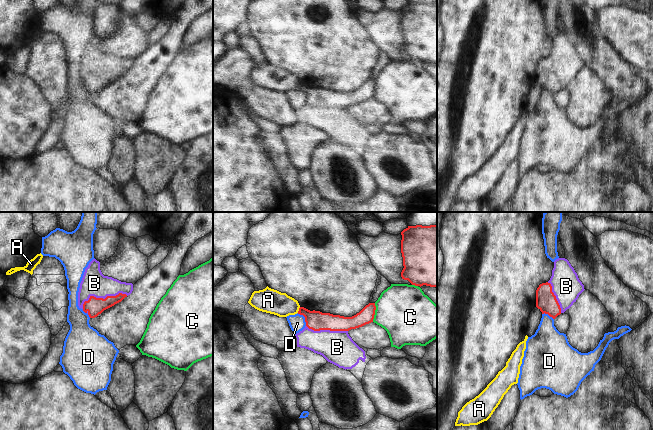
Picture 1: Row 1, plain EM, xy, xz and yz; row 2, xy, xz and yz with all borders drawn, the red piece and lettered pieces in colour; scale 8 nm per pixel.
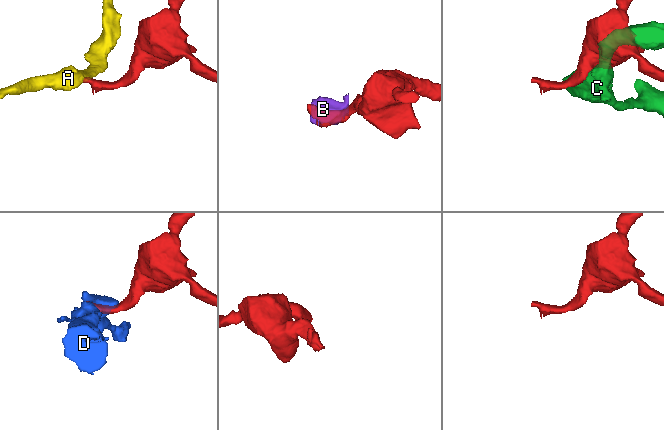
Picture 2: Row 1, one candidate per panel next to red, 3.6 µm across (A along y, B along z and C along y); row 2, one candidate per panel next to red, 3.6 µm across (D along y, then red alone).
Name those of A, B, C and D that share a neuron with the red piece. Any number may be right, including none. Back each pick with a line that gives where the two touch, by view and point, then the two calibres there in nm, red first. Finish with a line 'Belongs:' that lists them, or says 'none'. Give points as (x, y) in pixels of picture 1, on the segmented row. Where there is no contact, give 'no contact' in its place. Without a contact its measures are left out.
B: meets red in xy at (102, 298); 140 nm thick on the red side, 200 nm on the other
Belongs: B

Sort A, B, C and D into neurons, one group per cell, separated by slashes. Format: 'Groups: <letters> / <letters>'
Groups: A / B / C / D

